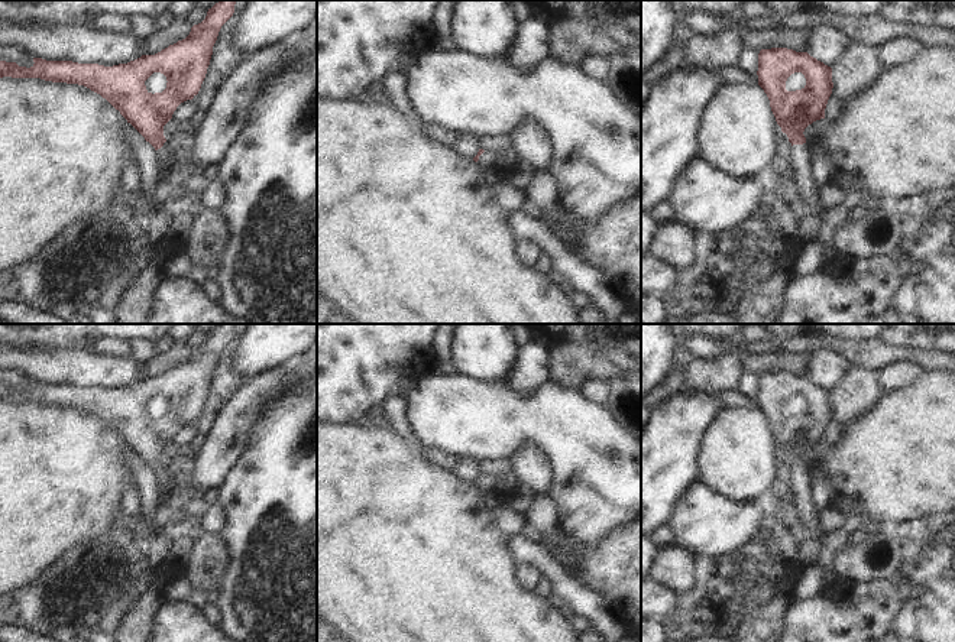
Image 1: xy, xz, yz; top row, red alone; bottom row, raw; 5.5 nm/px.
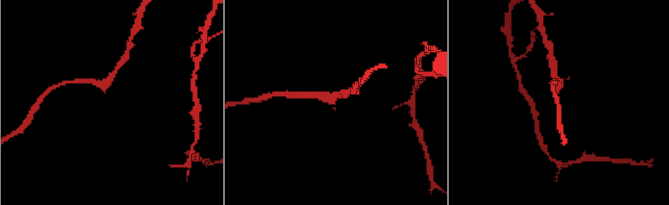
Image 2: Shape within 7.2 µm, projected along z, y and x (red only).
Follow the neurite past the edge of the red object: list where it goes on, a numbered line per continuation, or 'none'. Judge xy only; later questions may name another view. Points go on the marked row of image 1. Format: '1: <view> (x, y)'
1: xy (161, 153)

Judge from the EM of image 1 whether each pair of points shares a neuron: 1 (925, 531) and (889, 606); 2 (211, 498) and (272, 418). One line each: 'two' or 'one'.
1: two
2: two

